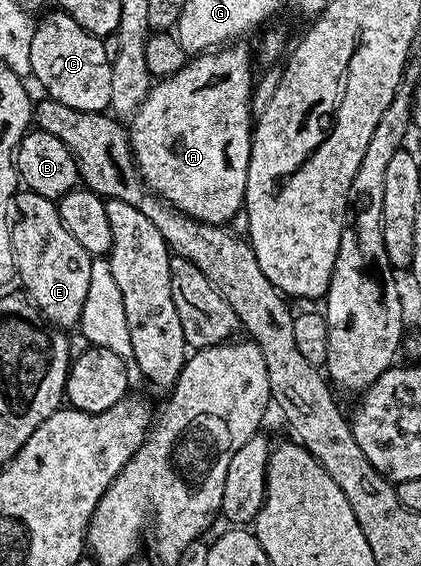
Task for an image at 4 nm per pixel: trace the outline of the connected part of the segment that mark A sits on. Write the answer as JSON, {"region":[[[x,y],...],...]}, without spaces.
{"region":[[[230,43],[216,51],[201,51],[190,56],[185,65],[179,71],[175,71],[169,77],[162,77],[150,88],[149,93],[143,99],[136,113],[132,114],[128,122],[127,132],[129,135],[129,146],[133,148],[133,157],[137,160],[137,170],[141,173],[141,180],[161,198],[183,211],[196,221],[206,221],[209,225],[224,226],[233,216],[242,212],[245,204],[245,188],[247,187],[247,167],[251,159],[251,143],[253,142],[254,118],[249,118],[249,104],[253,101],[253,77],[255,78],[255,61],[251,56],[251,49],[245,43]]]}

